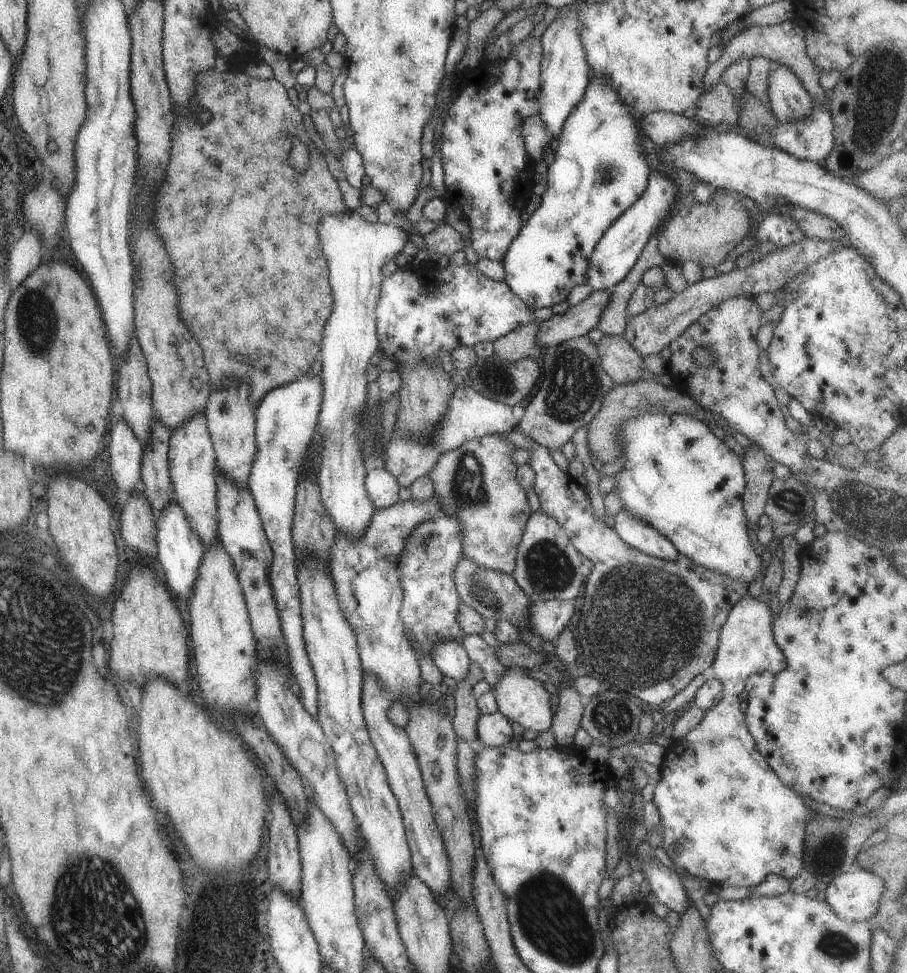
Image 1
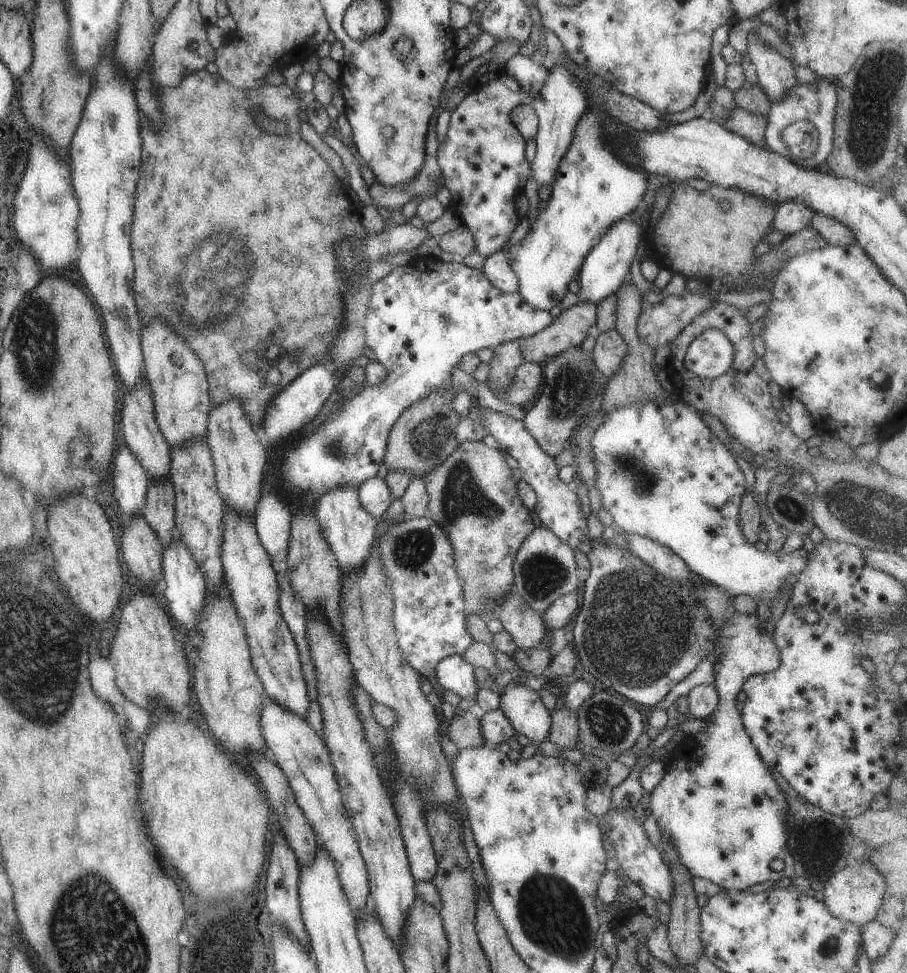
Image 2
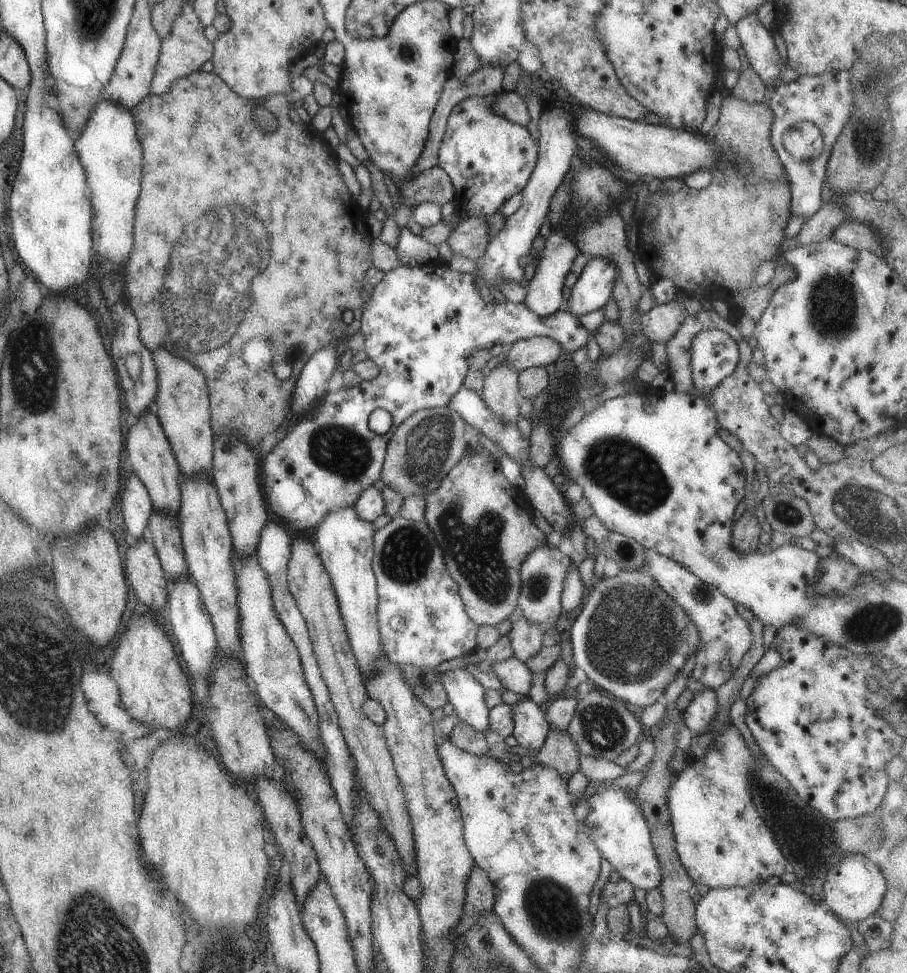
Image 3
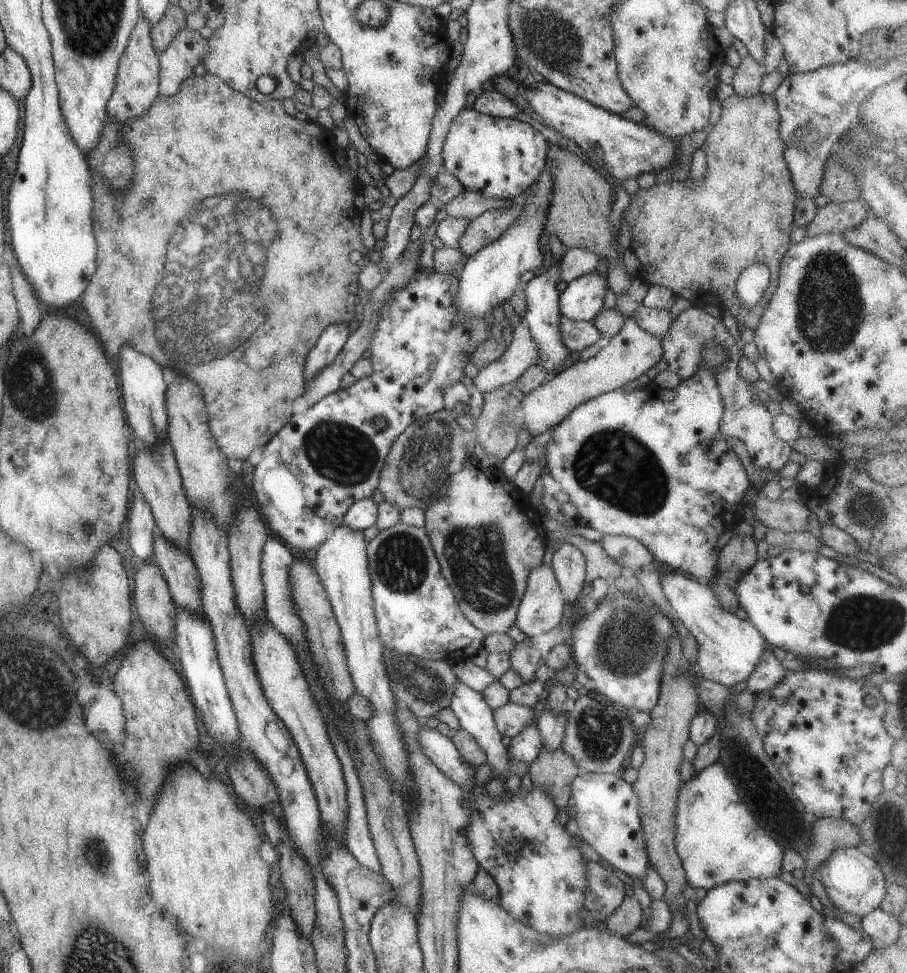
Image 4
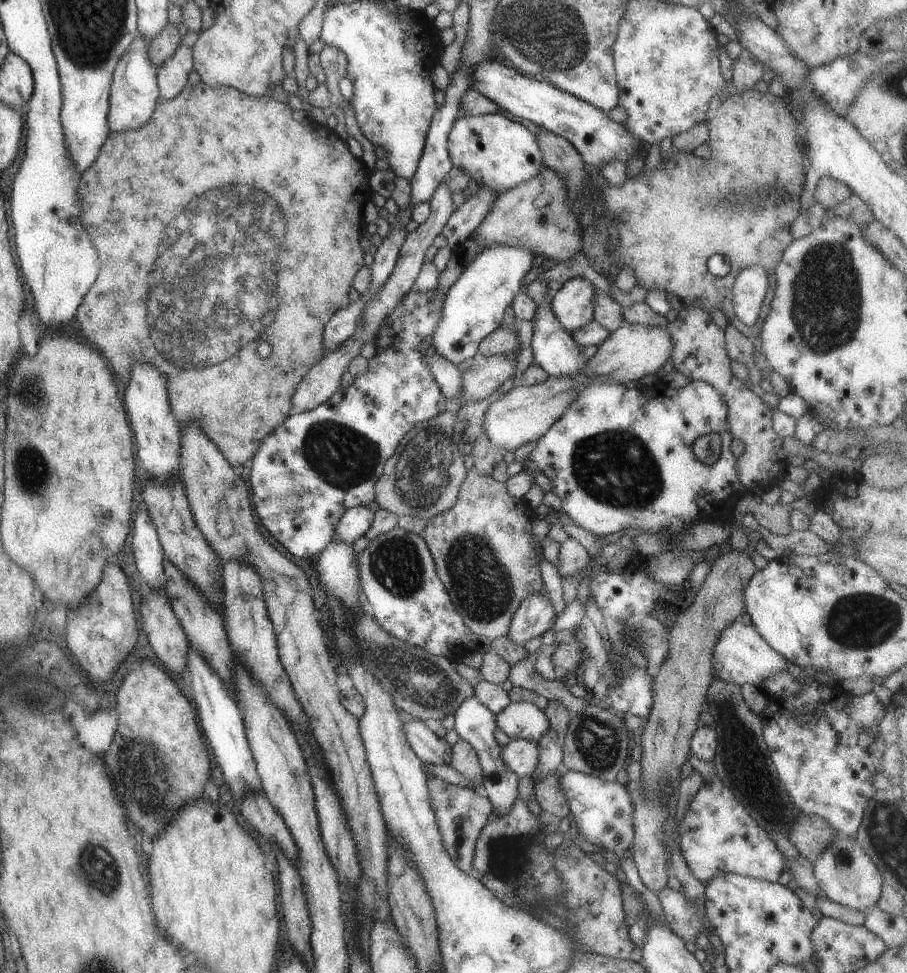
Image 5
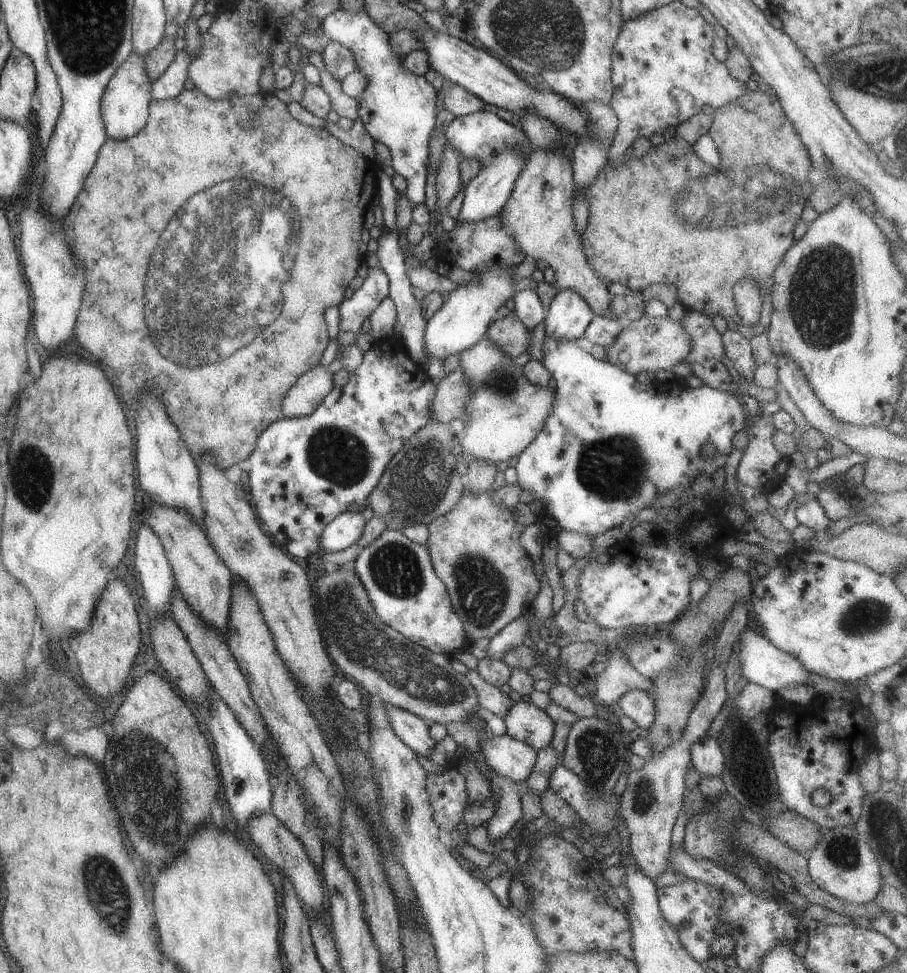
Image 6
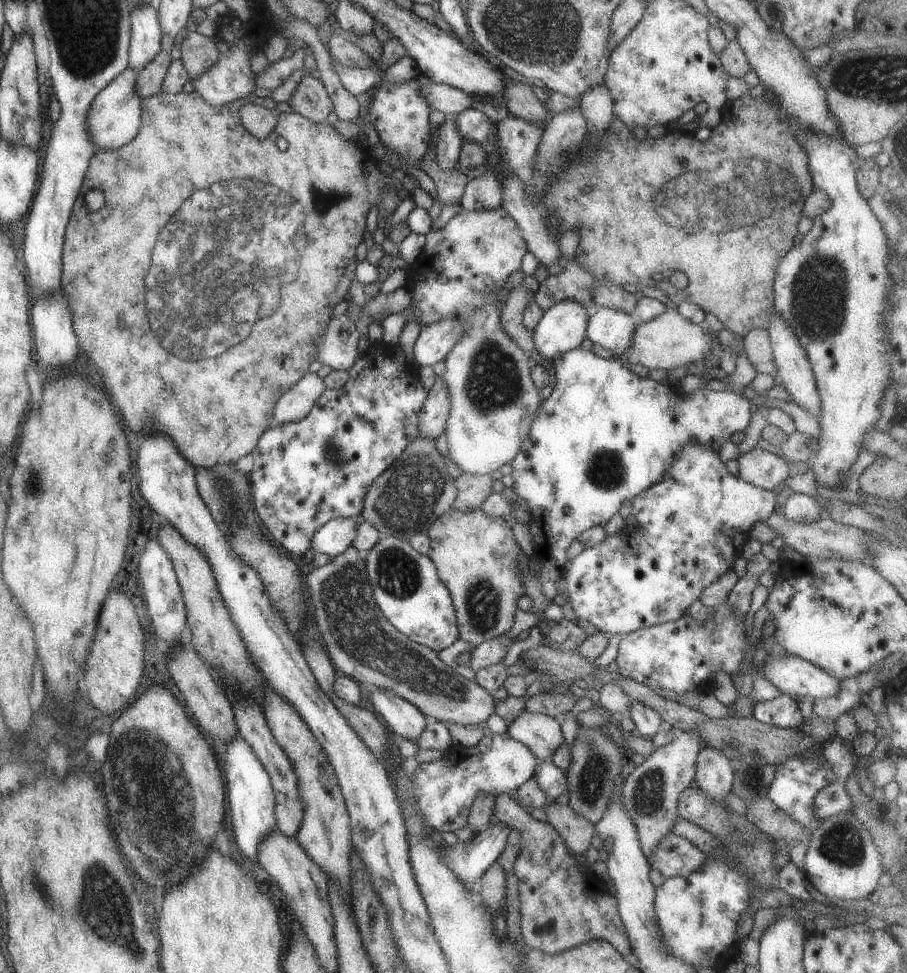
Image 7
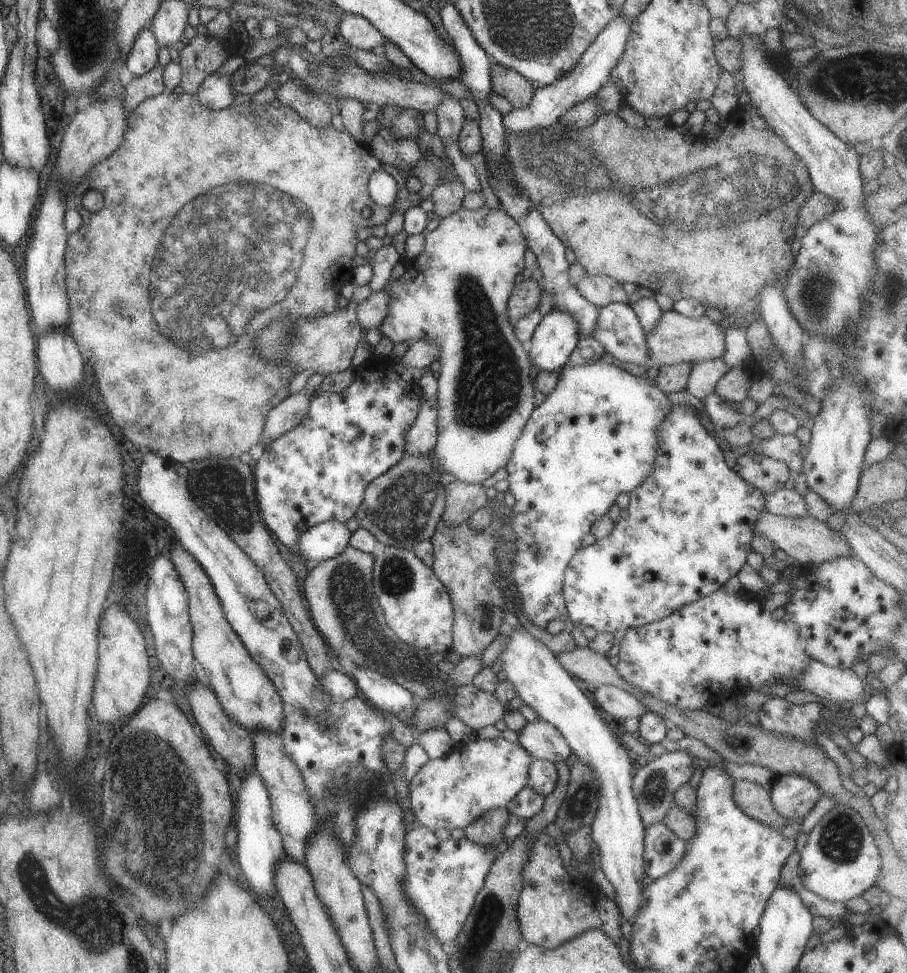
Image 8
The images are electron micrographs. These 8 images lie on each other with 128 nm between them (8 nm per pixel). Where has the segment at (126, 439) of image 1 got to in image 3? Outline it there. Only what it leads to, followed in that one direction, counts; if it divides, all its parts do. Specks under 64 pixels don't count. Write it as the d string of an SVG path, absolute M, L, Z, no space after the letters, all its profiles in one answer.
M134 472L126 477L120 498L126 529L130 531L134 540L147 535L146 524L154 507L148 489Z

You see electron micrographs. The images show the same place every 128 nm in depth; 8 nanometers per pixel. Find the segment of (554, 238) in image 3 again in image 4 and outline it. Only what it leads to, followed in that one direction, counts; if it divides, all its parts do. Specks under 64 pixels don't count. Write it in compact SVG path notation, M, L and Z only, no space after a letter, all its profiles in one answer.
M554 262L544 274L536 274L530 282L525 284L524 292L527 301L527 312L522 320L529 329L533 342L537 345L537 354L539 355L538 365L546 368L553 375L571 354L570 350L563 342L563 337L560 331L560 324L563 320L561 315L559 294L556 289L556 284L560 279L559 262Z

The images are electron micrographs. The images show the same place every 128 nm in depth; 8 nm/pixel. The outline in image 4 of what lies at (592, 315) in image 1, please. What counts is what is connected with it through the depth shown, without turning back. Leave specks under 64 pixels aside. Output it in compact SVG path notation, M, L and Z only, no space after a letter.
M511 302L504 304L504 312L508 314L508 321L512 320L514 328L513 340L503 356L486 367L480 367L478 376L474 376L474 387L484 395L502 386L512 385L530 366L539 360L537 345L531 338L529 329L522 318L512 310Z

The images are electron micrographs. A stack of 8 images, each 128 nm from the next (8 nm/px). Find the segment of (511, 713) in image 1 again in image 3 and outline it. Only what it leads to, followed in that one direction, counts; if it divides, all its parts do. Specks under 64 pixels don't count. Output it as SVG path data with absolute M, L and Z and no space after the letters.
M531 697L512 705L515 730L513 736L519 746L525 749L540 750L550 732L545 718L545 708Z

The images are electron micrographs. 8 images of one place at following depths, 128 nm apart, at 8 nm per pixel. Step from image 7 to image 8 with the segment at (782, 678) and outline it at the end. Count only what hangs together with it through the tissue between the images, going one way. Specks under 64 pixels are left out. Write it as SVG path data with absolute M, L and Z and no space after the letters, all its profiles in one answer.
M819 661L813 662L796 685L795 688L837 703L860 704L870 698L866 695L866 682L860 680L851 669L829 668Z

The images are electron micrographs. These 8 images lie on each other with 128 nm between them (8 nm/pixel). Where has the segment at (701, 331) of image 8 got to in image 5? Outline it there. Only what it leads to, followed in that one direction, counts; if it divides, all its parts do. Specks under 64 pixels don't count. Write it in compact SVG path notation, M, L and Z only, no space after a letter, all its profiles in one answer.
M624 323L598 346L596 354L587 360L582 374L550 375L539 385L512 387L511 391L485 406L481 421L484 434L492 446L506 452L516 451L523 444L544 436L552 424L564 416L568 406L582 392L586 378L594 378L596 382L638 382L643 376L654 374L658 368L662 368L671 357L672 348L674 342L667 327Z

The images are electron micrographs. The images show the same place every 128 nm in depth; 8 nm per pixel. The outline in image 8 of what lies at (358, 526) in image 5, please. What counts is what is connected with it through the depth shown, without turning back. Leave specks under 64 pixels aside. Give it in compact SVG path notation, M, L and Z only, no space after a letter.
M332 520L309 527L300 534L295 550L303 558L320 563L340 555L350 540L351 533L345 524Z

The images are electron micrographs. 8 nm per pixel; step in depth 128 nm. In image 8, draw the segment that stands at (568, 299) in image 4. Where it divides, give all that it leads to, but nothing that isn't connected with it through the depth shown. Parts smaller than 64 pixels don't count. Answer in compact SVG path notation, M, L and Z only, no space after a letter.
M554 309L544 315L527 344L535 372L562 370L578 341L579 331L570 314Z

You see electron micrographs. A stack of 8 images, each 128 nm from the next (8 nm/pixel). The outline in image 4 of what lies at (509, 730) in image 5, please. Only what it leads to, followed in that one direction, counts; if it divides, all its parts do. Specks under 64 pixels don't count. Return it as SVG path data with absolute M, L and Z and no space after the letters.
M508 702L505 706L494 710L496 729L501 736L515 738L528 724L536 724L538 712L532 707L516 705Z

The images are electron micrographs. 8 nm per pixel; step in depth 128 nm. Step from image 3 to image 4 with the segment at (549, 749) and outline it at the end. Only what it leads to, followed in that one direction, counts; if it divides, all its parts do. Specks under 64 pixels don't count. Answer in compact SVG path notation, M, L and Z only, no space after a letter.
M543 748L529 767L534 788L545 789L556 809L565 809L571 804L571 783L582 770L562 748L557 752L549 752Z

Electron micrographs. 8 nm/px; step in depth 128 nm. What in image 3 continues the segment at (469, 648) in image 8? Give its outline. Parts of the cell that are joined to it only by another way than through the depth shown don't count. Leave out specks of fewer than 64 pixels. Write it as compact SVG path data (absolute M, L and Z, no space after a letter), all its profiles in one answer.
M468 446L468 450L462 454L462 458L458 460L458 464L444 476L440 486L434 492L430 492L428 496L425 496L425 521L428 526L430 526L430 530L434 532L435 538L440 544L440 548L442 548L442 552L444 552L444 560L446 560L446 568L448 568L448 572L450 572L450 576L454 578L454 582L458 584L458 589L460 596L462 597L466 614L474 621L476 624L480 626L498 626L501 622L508 619L510 614L514 612L514 609L519 606L519 596L521 590L522 581L520 580L520 564L526 560L528 554L534 550L534 548L538 548L538 546L542 546L542 544L546 544L546 534L542 532L536 525L534 524L534 518L530 516L530 512L528 512L528 508L522 508L520 504L518 504L518 500L510 494L510 492L520 492L520 490L514 490L508 479L504 477L502 474L502 469L497 460L490 460L491 454L485 454L484 448L471 448Z

